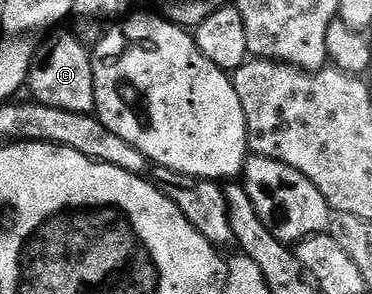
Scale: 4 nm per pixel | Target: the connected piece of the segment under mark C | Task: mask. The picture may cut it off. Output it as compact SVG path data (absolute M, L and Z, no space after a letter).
M52 31L41 40L30 63L26 89L35 100L46 107L58 107L75 113L96 112L94 71L89 46L84 46L72 33Z

